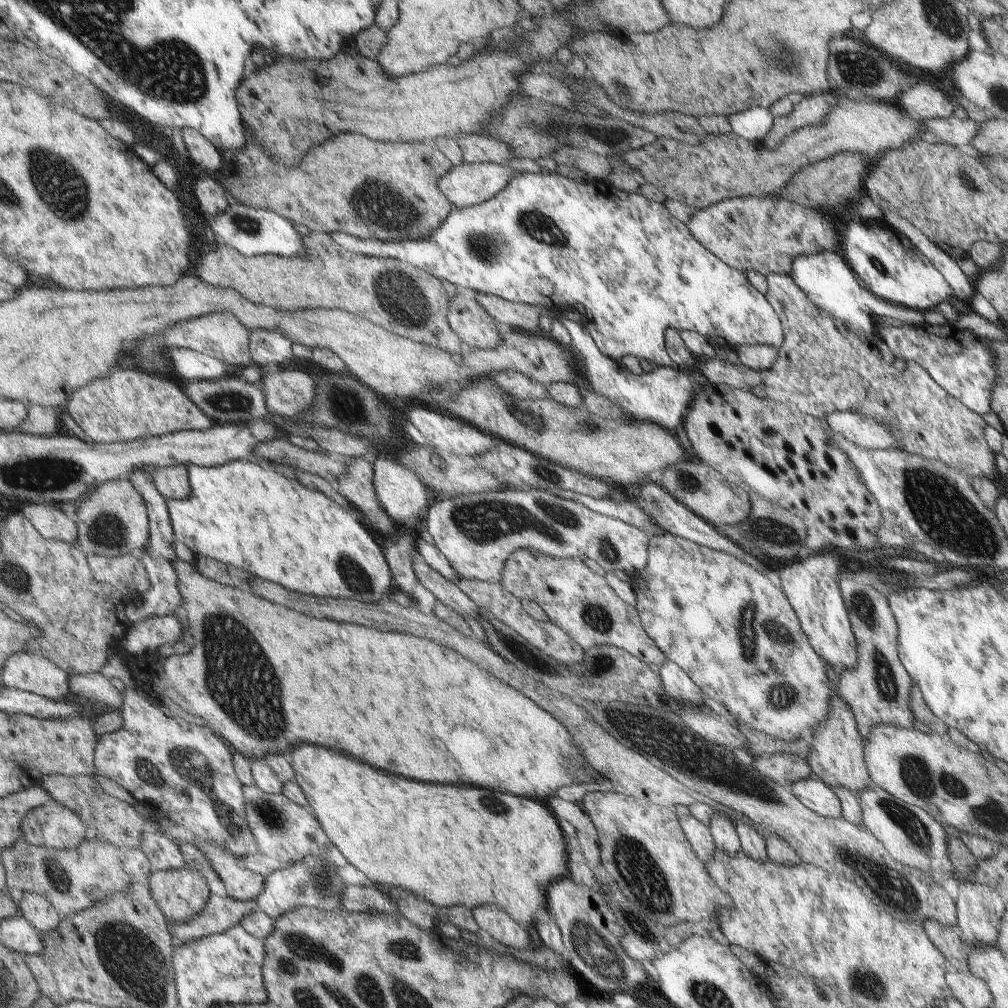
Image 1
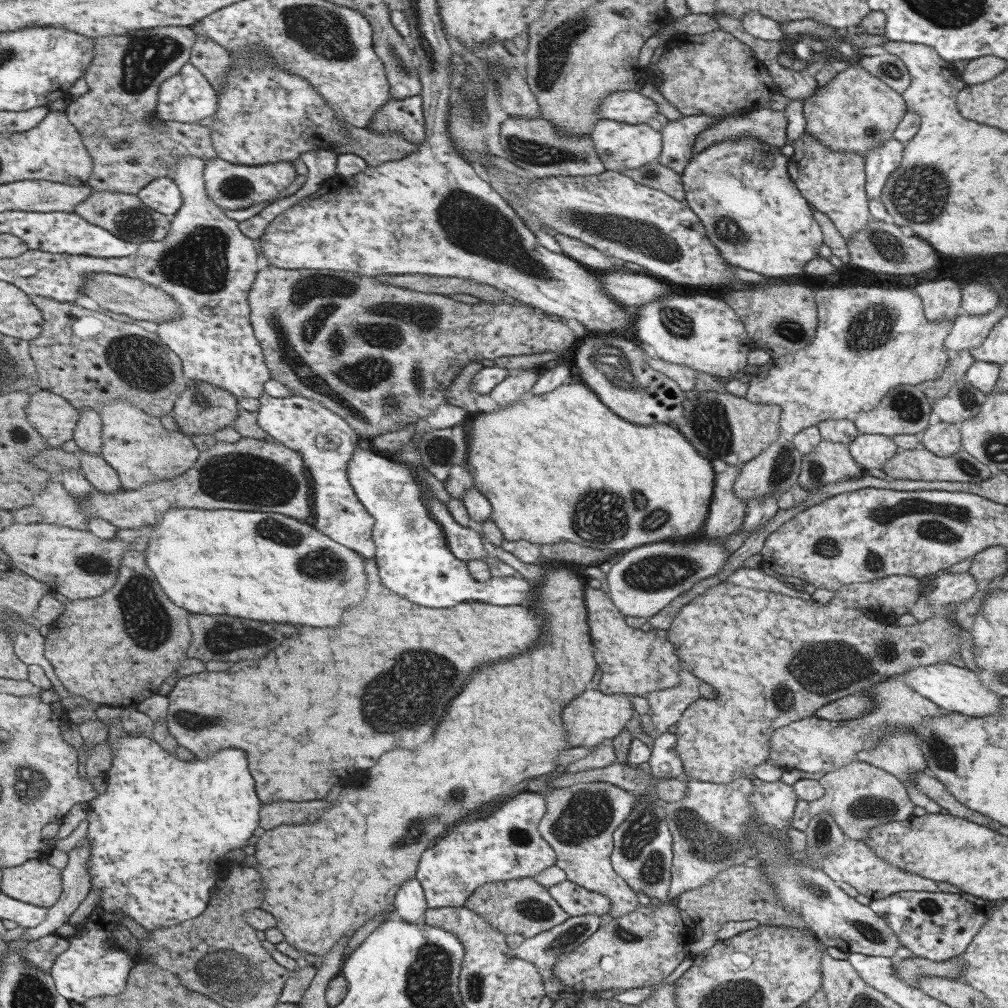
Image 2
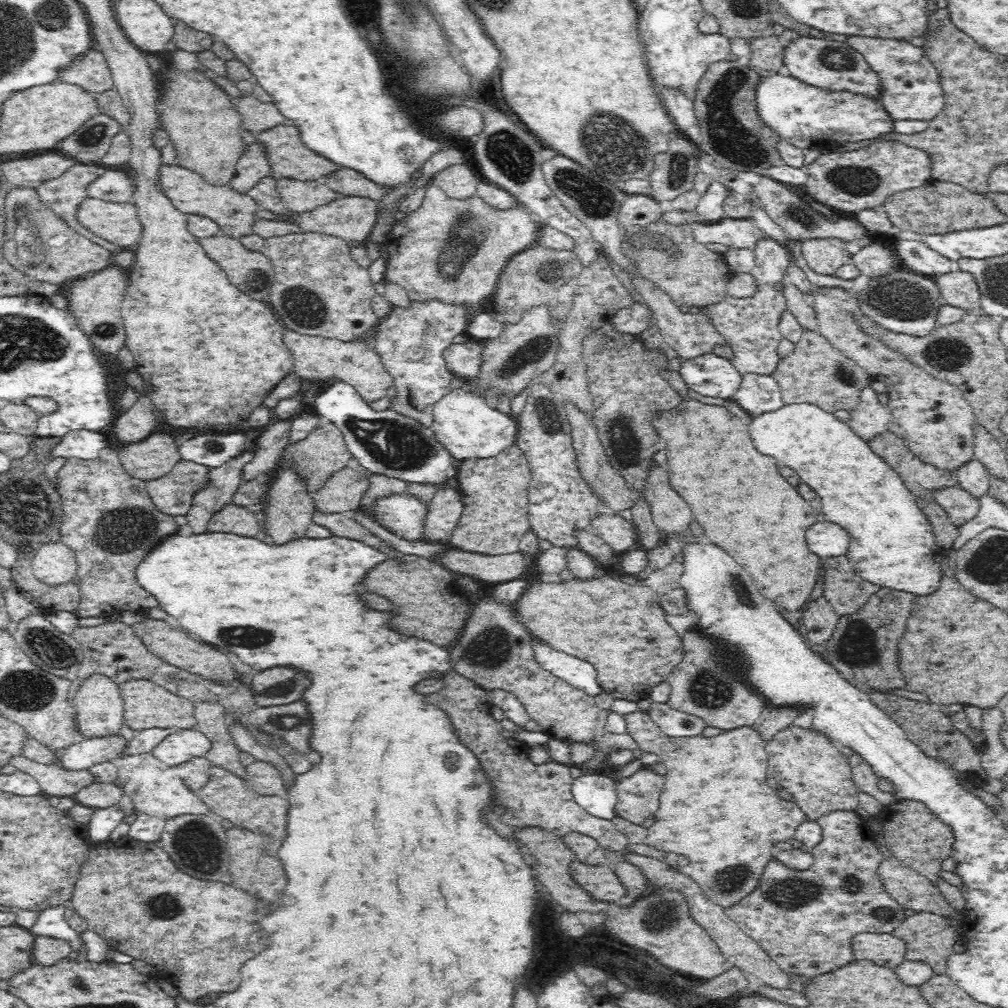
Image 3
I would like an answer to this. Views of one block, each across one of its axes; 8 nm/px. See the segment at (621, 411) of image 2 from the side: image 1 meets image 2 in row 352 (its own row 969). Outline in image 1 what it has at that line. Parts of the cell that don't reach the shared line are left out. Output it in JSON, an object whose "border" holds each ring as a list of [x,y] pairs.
{"border":[[[559,878],[559,880],[551,880],[551,888],[547,890],[547,902],[545,902],[545,910],[547,910],[547,916],[555,922],[557,930],[561,932],[561,940],[563,940],[563,950],[565,950],[565,964],[577,974],[581,976],[583,980],[587,980],[593,988],[597,988],[603,998],[607,998],[609,994],[615,994],[615,992],[623,992],[623,994],[631,994],[631,990],[617,990],[615,984],[607,982],[605,978],[601,978],[597,974],[597,970],[591,970],[585,966],[585,962],[579,958],[579,954],[575,954],[573,950],[573,928],[577,924],[583,924],[587,928],[591,928],[591,932],[595,930],[601,938],[605,938],[609,942],[609,948],[613,948],[615,952],[619,952],[623,948],[621,940],[627,936],[627,932],[623,930],[623,926],[619,924],[615,912],[609,908],[605,896],[601,896],[599,892],[593,892],[589,890],[587,886],[579,886],[579,884],[573,884],[573,880],[569,878]]]}

